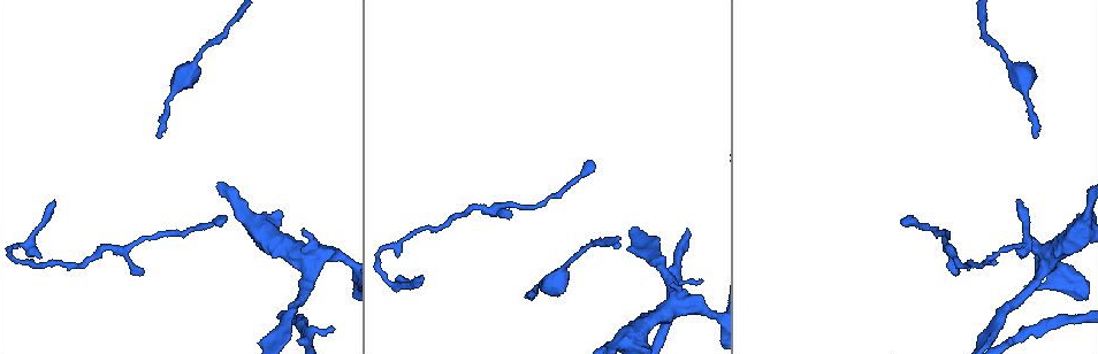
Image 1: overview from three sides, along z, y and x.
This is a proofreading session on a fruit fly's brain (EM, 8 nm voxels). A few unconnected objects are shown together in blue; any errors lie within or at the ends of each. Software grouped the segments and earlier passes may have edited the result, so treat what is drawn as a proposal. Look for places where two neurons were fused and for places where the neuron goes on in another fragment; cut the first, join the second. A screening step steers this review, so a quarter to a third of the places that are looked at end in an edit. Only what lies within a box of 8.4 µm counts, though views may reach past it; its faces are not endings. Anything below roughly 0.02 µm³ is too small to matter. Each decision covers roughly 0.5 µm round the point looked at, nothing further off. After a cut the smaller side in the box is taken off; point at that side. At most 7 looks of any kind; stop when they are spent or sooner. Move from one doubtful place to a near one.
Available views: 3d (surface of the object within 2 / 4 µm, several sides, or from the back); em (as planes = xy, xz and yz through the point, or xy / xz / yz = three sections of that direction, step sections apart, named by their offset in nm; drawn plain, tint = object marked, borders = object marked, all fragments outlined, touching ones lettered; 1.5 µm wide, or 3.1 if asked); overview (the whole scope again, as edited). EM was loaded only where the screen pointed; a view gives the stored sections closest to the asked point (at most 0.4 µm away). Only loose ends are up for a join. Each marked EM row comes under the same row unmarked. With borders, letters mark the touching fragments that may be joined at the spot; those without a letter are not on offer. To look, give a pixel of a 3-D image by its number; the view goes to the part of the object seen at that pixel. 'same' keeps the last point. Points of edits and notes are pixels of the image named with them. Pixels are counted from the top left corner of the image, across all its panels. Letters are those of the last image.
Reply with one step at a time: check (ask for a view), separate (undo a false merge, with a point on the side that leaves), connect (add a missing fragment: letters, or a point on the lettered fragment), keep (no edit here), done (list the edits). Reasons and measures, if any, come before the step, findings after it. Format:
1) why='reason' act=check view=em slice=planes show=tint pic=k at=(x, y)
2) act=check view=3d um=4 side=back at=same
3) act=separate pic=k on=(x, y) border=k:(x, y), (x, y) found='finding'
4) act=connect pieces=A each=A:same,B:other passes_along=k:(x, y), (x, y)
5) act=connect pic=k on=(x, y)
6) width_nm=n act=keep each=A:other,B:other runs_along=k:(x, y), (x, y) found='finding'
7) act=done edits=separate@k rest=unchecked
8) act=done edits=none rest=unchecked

why='branch stops here' act=check view=3d um=2 pic=1 at=(53, 200)

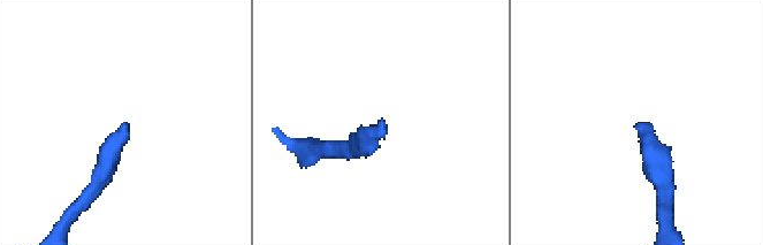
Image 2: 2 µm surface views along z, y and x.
why='shape alone is not enough' act=check view=em slice=yz step=8 show=borders pic=2 at=(129, 124)

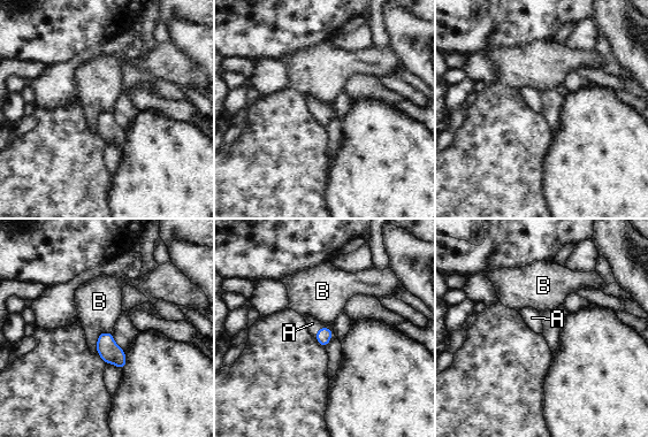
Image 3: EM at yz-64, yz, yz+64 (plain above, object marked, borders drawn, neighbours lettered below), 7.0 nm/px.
act=connect pieces=A each=A:same,B:other passes_along=3:(324, 335), (317, 329), (312, 323) found='it goes on there'

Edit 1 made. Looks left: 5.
why='redraw' act=check view=overview

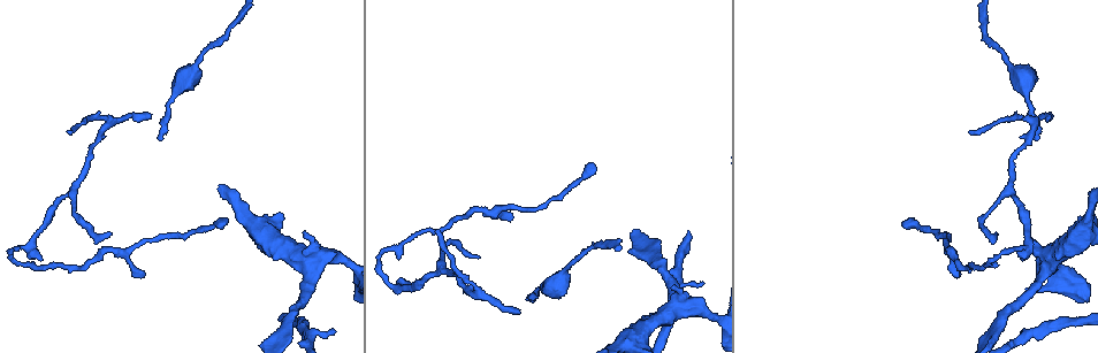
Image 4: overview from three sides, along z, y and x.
why='stops while still wide' act=check view=3d um=4 pic=4 at=(671, 288)

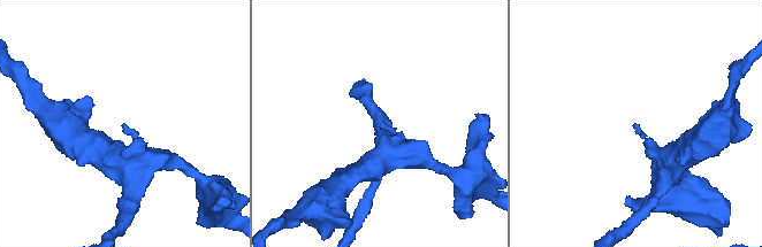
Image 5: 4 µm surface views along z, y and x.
why='need the tissue' act=check view=em slice=planes show=borders pic=5 at=(381, 127)

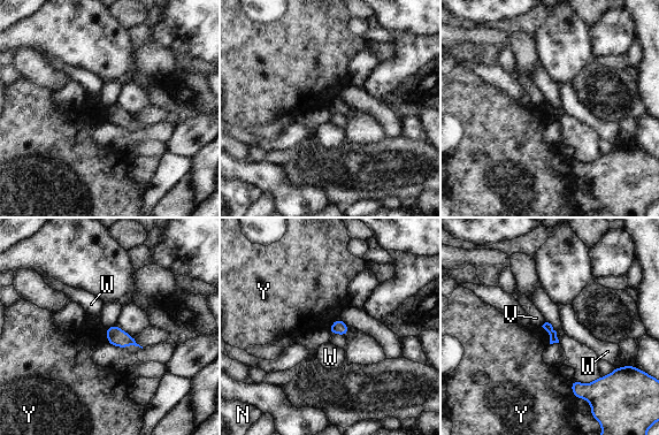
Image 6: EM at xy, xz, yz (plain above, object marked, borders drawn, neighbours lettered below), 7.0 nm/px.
act=keep each=N:other,V:other,W:other,Y:other border=6:(545, 321), (542, 326) found='no lettered fragment goes on from it'

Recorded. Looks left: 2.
act=done edits=connect@3 rest=unchecked

